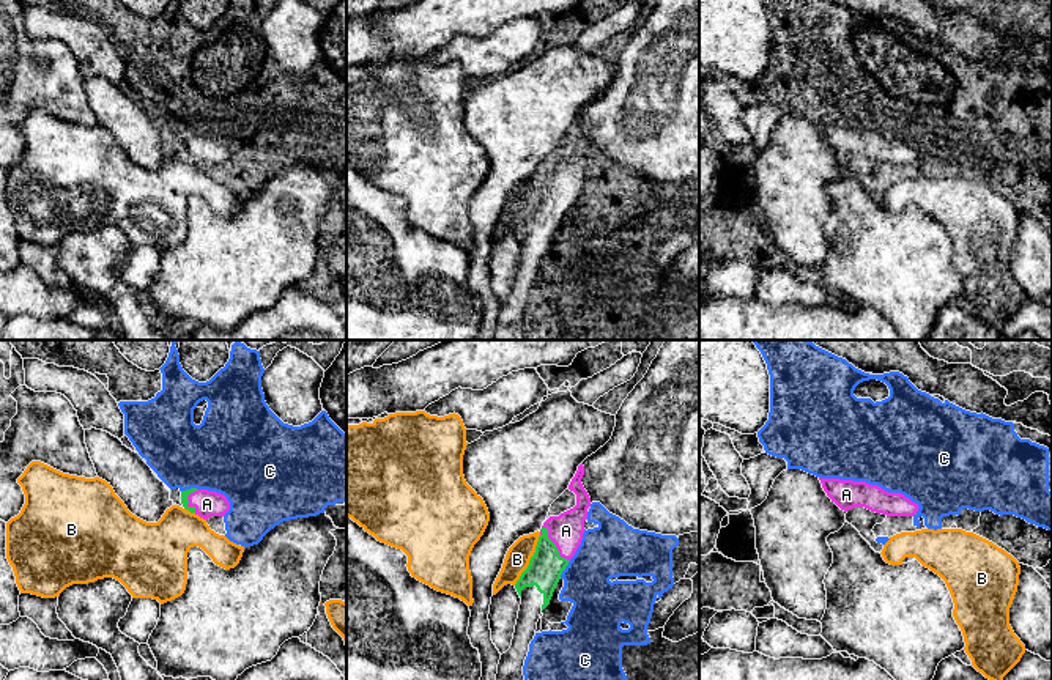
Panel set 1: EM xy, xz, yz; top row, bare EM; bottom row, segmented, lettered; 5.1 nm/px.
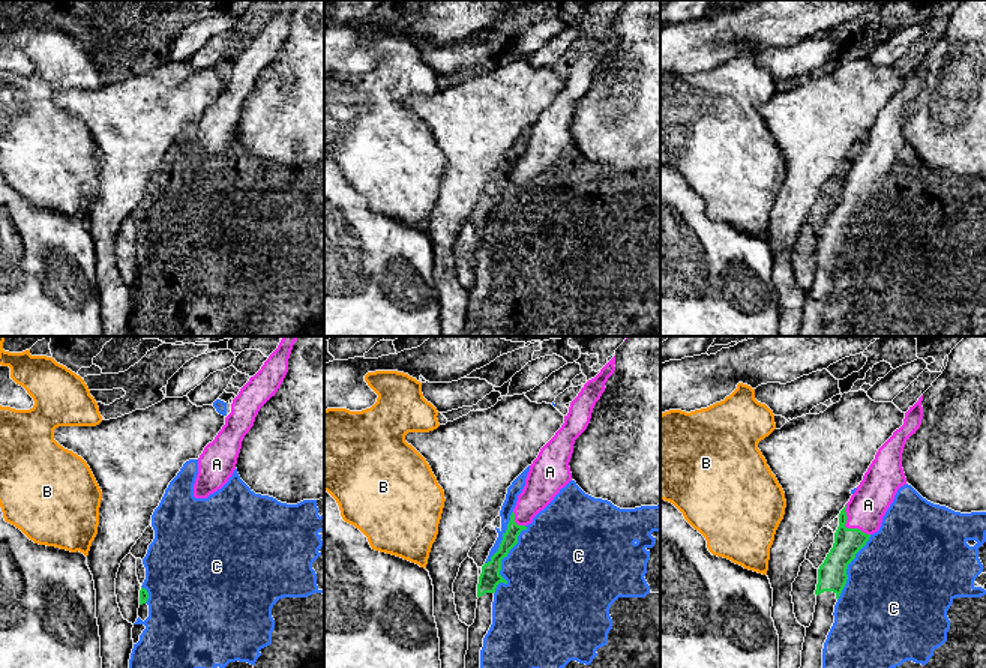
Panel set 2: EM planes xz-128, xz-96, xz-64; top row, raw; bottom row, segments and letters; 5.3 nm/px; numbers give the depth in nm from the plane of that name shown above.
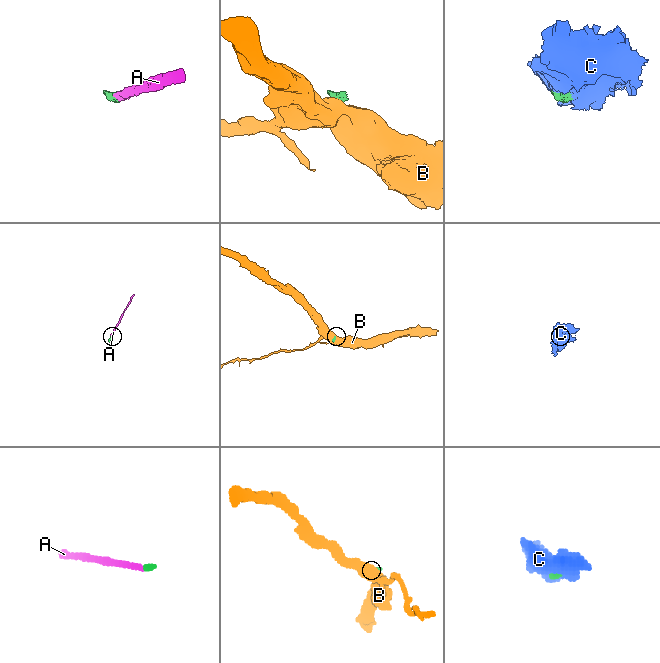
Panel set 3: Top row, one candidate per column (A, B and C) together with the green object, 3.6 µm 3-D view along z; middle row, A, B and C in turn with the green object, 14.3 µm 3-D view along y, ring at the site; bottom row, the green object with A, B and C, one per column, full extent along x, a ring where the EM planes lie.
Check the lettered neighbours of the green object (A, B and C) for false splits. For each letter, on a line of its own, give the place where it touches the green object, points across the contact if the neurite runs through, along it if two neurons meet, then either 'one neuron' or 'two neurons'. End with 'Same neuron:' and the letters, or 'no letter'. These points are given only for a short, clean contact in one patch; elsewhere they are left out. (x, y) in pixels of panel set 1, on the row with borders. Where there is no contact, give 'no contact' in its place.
A: meets green in xz at (555, 545); runs through xz (545, 567), (555, 545), (566, 531); one neuron
B: meets green in xz at (529, 561); border along xz (540, 535), (528, 567), (514, 584); two neurons
C: meets green in xz at (564, 569); two neurons
Same neuron: A

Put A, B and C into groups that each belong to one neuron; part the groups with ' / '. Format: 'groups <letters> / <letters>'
groups A / B / C

